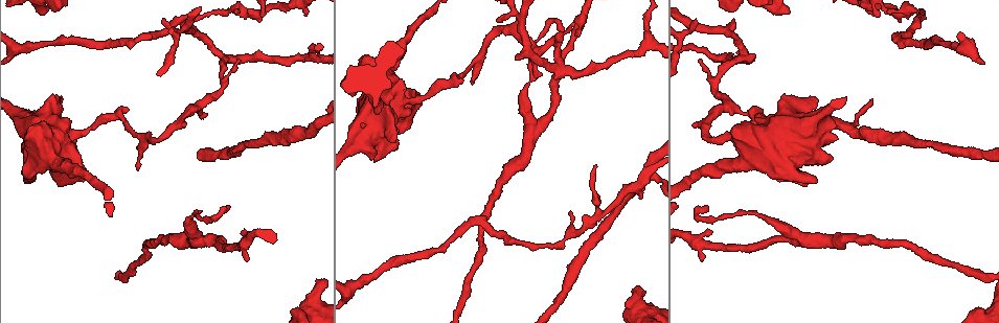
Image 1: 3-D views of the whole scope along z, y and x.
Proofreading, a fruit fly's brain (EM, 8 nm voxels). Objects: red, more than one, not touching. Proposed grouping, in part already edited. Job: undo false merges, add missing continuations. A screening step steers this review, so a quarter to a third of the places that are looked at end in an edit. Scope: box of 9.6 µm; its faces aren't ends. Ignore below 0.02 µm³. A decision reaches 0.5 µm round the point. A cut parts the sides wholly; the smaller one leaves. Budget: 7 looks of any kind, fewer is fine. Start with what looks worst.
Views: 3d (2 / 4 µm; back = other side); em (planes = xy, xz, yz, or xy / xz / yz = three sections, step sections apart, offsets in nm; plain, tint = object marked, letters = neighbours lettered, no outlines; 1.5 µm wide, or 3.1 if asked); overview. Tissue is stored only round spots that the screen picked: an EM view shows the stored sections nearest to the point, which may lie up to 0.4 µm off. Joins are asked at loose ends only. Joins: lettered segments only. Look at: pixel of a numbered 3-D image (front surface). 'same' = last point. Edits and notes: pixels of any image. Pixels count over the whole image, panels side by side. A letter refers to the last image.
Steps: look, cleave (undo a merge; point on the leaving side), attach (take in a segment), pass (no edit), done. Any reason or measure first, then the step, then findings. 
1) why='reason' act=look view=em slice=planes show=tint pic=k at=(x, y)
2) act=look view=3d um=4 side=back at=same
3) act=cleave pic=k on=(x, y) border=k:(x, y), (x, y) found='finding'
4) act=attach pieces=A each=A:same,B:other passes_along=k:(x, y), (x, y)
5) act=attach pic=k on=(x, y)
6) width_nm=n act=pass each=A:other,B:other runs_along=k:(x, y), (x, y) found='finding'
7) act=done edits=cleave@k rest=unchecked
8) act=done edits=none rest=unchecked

why='free end' act=look view=3d um=2 pic=1 at=(499, 22)

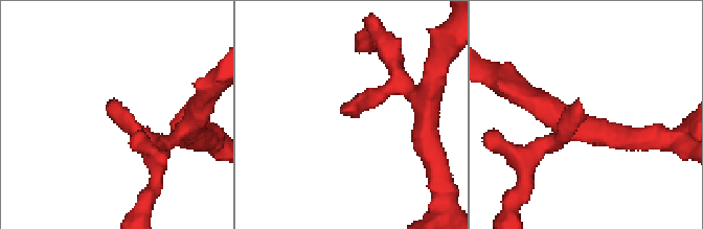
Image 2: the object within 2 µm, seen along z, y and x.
why='need the tissue' act=look view=em slice=planes show=letters pic=2 at=(110, 102)

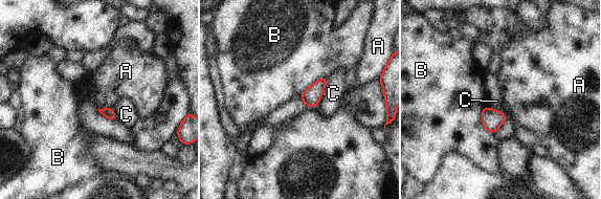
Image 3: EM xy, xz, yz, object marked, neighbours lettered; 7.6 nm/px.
act=pass each=A:other,B:other,C:other found='no lettered segment goes on from it'

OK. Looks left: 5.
why='free end' act=look view=3d um=4 pic=1 at=(889, 12)

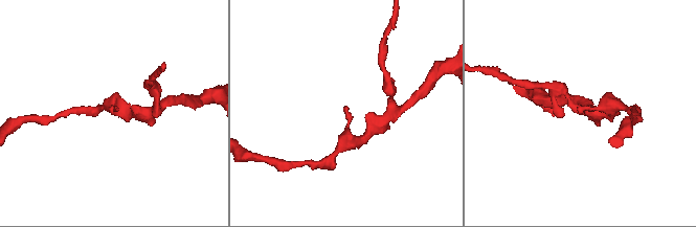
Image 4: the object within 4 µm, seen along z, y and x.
why='shape alone is not enough' act=look view=em slice=planes show=letters pic=4 at=(344, 107)

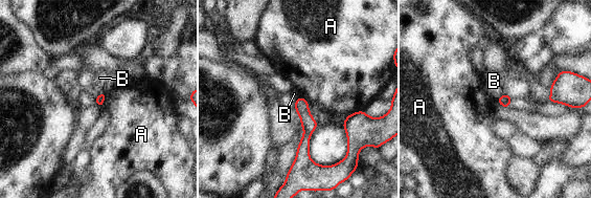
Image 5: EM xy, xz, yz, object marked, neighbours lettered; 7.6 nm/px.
longest_contact=A:150nm act=pass each=A:other,B:other border=5:(503, 92), (496, 101) found='no lettered segment goes on from it'

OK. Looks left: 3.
why='sharp bend' act=look view=3d um=2 pic=1 at=(756, 115)

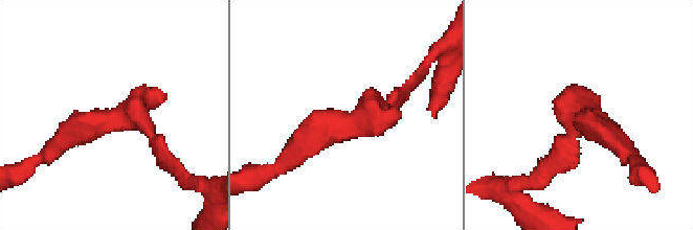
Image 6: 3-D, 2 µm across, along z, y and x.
act=look view=em slice=yz step=4 show=tint pic=6 at=(136, 114)

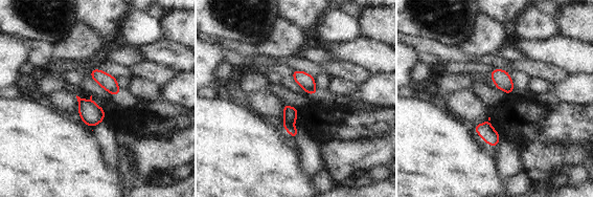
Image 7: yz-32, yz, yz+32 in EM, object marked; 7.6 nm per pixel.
act=look view=em slice=xy step=4 show=letters at=same

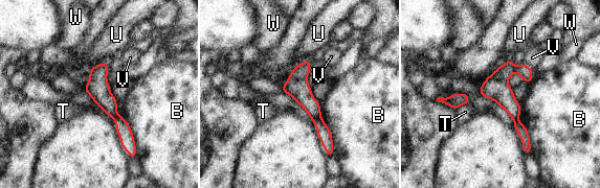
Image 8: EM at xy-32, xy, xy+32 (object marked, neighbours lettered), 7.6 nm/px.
act=cleave pic=8 on=(324, 133) each=B:other,T:other,U:other,V:other,W:other border=8:(319, 116), (313, 120) found='a second neuron is stuck on'

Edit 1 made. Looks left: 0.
act=done edits=cleave@8 rest=unchecked

